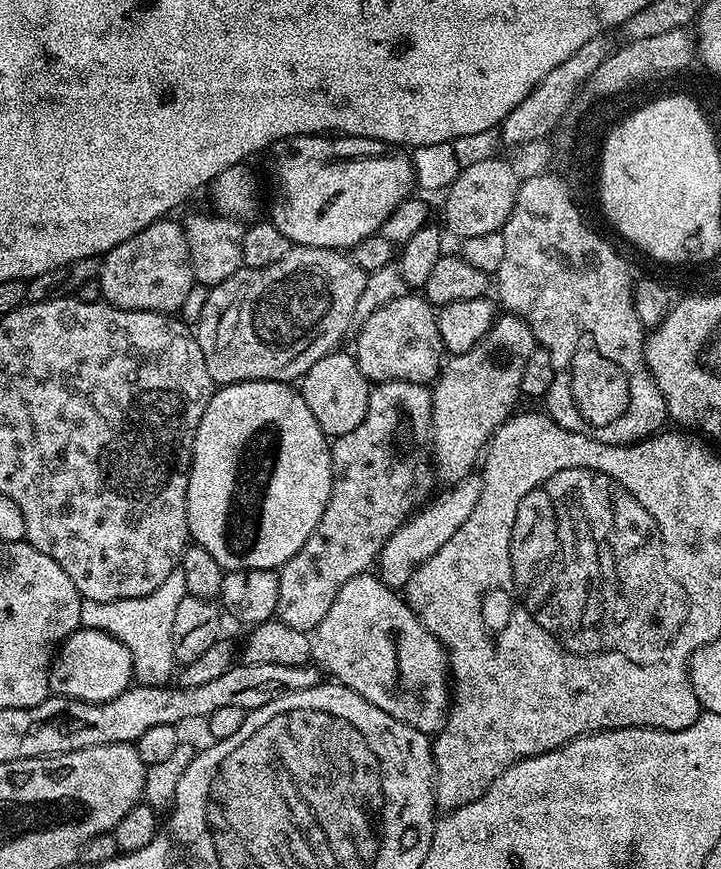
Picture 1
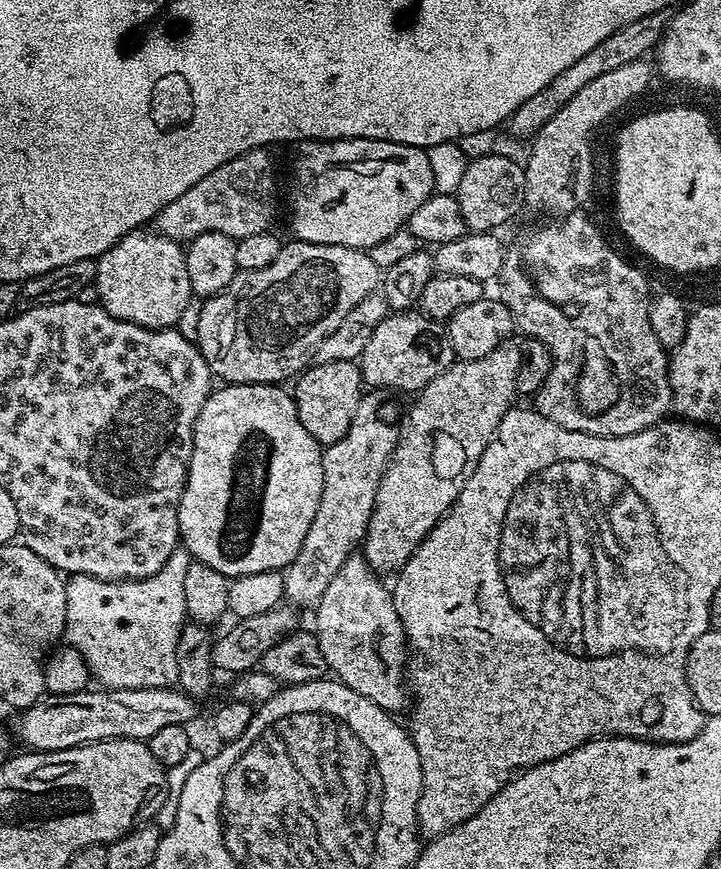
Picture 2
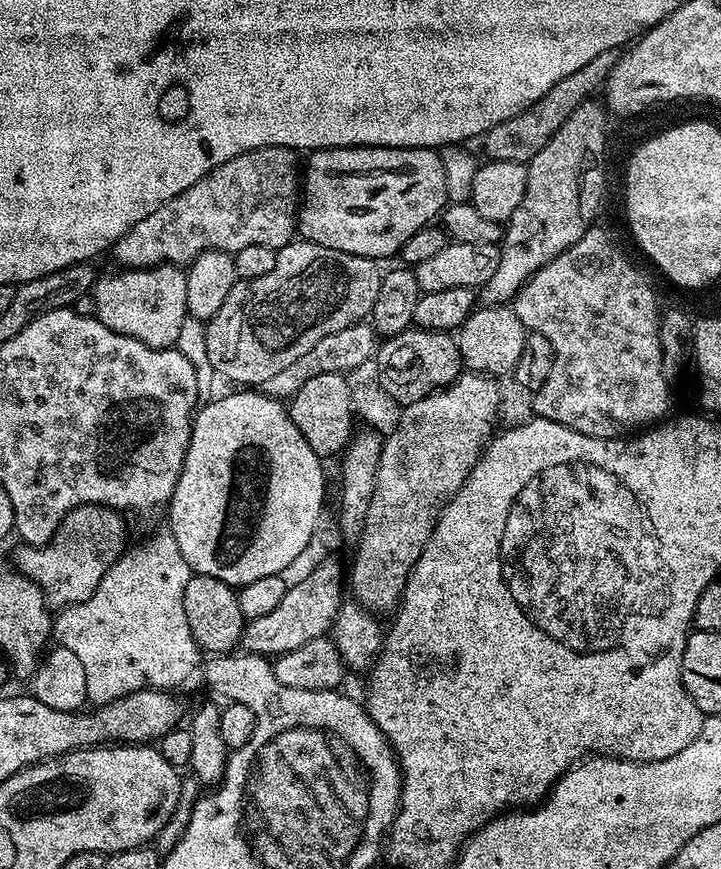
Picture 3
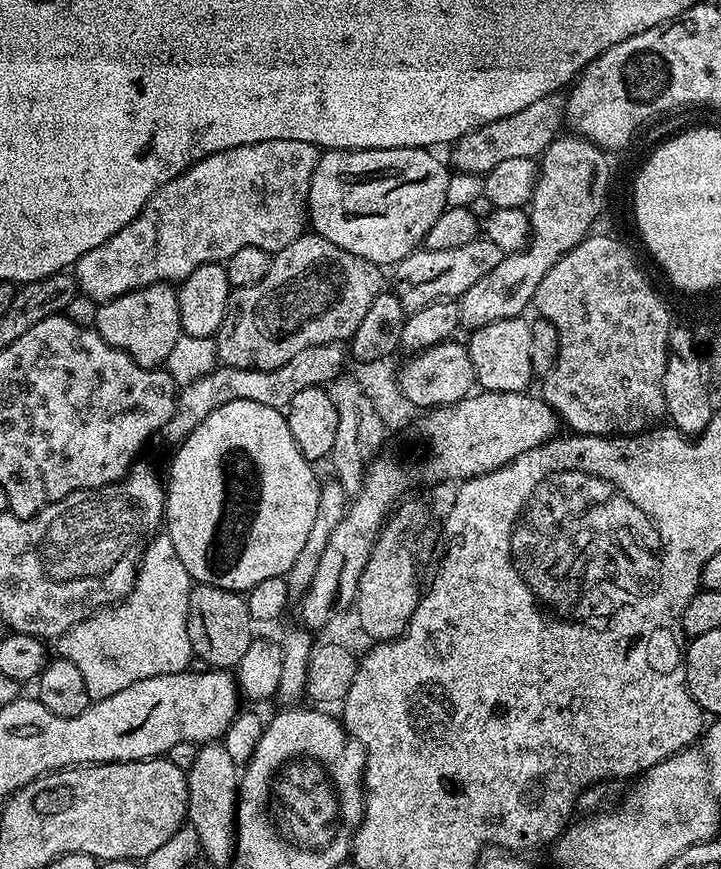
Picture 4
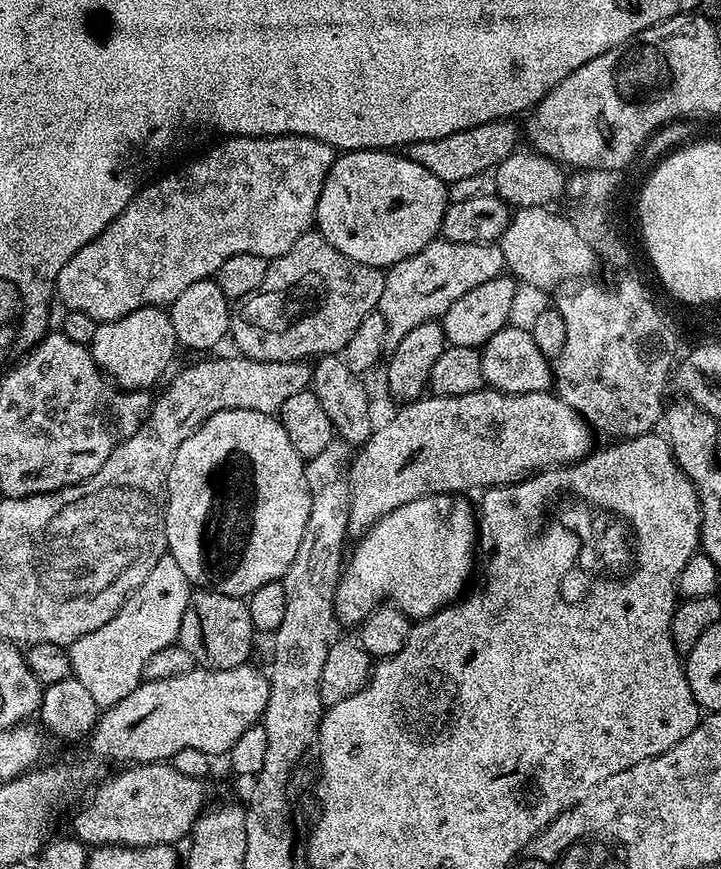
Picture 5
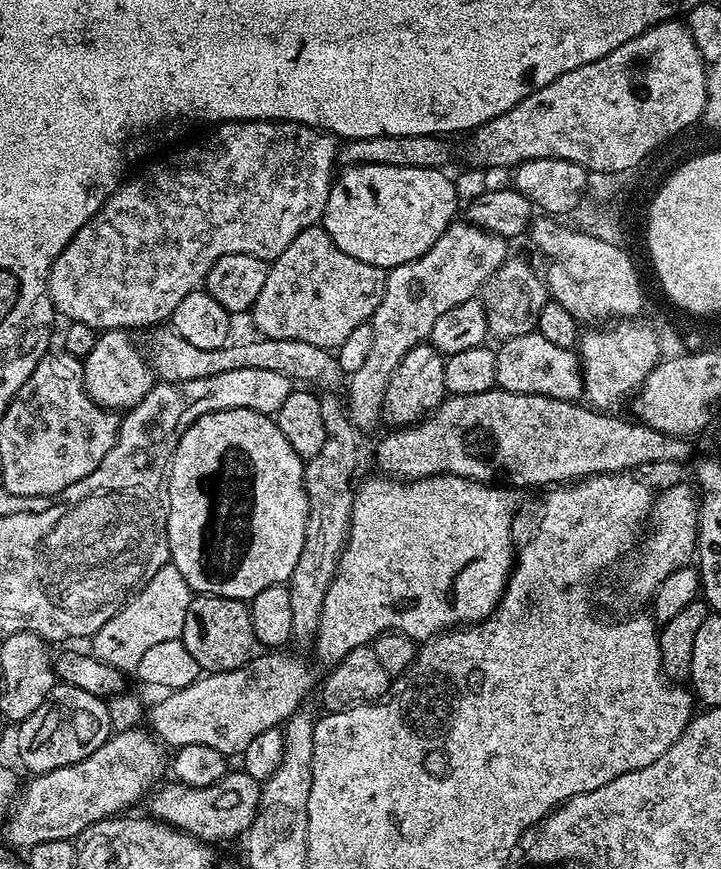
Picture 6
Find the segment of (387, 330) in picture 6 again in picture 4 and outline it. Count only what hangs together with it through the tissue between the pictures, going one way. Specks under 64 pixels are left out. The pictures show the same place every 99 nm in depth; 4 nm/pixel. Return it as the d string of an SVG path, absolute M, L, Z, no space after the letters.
M477 238L466 246L457 246L455 250L421 247L395 265L396 297L402 302L405 313L422 310L422 306L430 306L435 300L456 300L463 292L470 290L478 278L490 274L490 270L494 270L494 266L498 266L504 256L505 252L498 250L494 242L483 238Z

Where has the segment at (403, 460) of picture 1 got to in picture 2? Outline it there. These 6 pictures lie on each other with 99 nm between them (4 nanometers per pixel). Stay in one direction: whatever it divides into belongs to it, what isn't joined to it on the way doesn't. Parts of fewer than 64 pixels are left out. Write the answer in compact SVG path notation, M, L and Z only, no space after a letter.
M368 394L361 395L360 409L348 433L323 449L322 498L298 554L283 569L284 600L289 605L300 610L315 606L322 594L326 594L326 586L330 586L330 578L338 574L342 562L361 547L376 505L384 467L399 440L400 428L380 413L379 402L371 400Z

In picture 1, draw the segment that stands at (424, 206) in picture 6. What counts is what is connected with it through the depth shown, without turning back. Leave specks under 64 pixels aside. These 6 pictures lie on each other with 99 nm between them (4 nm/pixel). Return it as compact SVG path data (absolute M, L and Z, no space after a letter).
M317 134L314 136L290 136L286 140L277 140L270 149L272 155L272 213L270 219L293 245L301 248L334 248L337 250L351 250L355 244L362 242L362 238L374 236L390 218L390 214L402 201L413 195L412 188L417 183L413 168L413 157L403 147L395 144L386 144L382 140L369 140L367 136L346 136L343 134L328 135Z

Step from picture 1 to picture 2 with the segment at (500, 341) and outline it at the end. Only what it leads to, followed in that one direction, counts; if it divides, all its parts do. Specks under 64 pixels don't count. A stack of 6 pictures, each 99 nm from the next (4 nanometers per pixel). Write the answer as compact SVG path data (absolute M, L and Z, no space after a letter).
M499 344L486 358L456 360L421 388L400 428L400 440L384 467L376 505L362 541L366 562L374 570L404 567L434 525L462 494L482 450L494 438L502 418L518 400L516 379L520 344Z

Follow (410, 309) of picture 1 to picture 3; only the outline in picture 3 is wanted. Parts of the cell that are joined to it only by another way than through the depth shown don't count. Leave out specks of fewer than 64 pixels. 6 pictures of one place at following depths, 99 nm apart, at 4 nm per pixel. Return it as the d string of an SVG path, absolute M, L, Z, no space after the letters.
M411 327L397 336L387 337L374 356L380 384L390 398L407 406L432 392L453 384L462 371L460 346L455 335L434 328Z

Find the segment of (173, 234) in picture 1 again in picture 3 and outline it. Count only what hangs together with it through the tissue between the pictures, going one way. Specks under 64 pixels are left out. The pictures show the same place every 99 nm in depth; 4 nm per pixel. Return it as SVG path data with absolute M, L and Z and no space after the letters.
M155 264L153 268L124 268L113 276L101 275L91 294L96 303L96 319L118 334L138 338L151 348L179 345L184 320L189 319L186 306L187 271L175 264Z

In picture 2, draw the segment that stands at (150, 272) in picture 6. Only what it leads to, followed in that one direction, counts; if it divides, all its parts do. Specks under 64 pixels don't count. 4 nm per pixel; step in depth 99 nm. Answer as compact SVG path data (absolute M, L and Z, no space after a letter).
M264 150L247 152L210 170L202 182L194 182L182 198L174 198L156 215L155 231L181 242L207 232L226 234L237 241L246 238L246 234L269 231L276 216L276 168L268 154Z

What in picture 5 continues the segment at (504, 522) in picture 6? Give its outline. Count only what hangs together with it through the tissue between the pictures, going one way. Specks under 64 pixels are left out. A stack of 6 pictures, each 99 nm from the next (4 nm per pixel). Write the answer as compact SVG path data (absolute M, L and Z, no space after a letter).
M460 494L423 496L417 500L390 510L372 525L366 535L359 537L356 550L351 551L350 561L343 569L340 584L336 588L336 618L341 625L359 626L364 619L387 602L404 613L409 621L419 622L435 612L441 612L449 604L455 604L465 595L464 587L472 576L472 548L478 544L478 516Z

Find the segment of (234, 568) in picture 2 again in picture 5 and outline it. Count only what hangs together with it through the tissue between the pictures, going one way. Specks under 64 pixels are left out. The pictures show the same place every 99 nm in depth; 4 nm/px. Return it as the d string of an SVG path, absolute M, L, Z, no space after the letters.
M222 410L193 430L174 454L164 510L168 552L182 566L189 584L247 598L258 586L284 577L290 562L294 562L294 554L298 554L310 518L305 463L298 450L290 446L279 419L266 412Z

